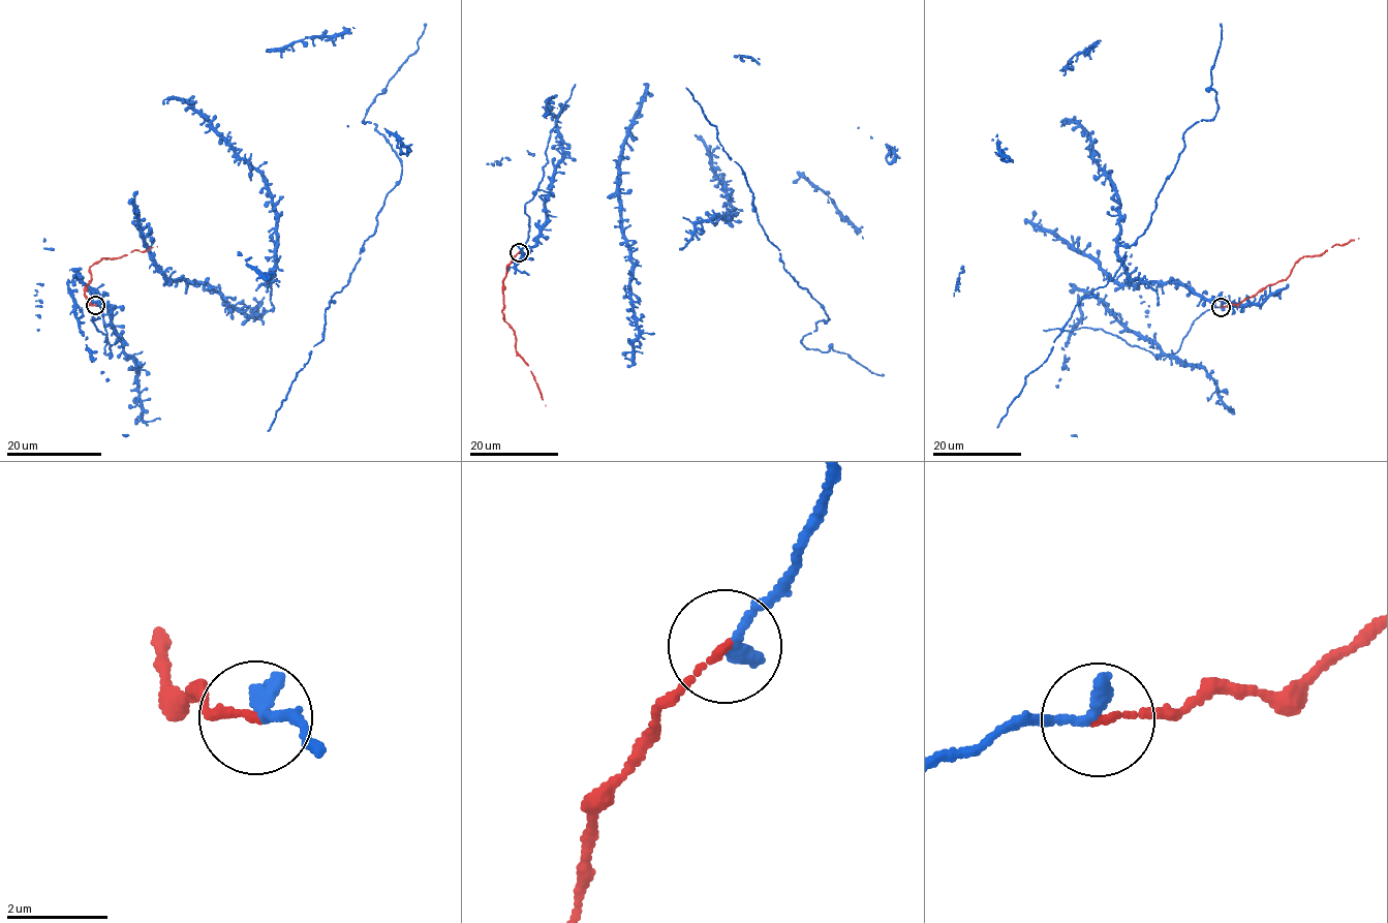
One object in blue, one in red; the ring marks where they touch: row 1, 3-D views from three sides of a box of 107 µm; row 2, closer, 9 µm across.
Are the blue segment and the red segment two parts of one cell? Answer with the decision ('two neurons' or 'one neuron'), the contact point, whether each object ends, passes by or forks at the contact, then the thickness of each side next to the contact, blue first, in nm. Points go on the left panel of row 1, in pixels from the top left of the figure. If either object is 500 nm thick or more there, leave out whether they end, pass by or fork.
one neuron; at (95, 305); blue ends there; red ends there; 340 nm thick on the blue side, 130 nm on the other

